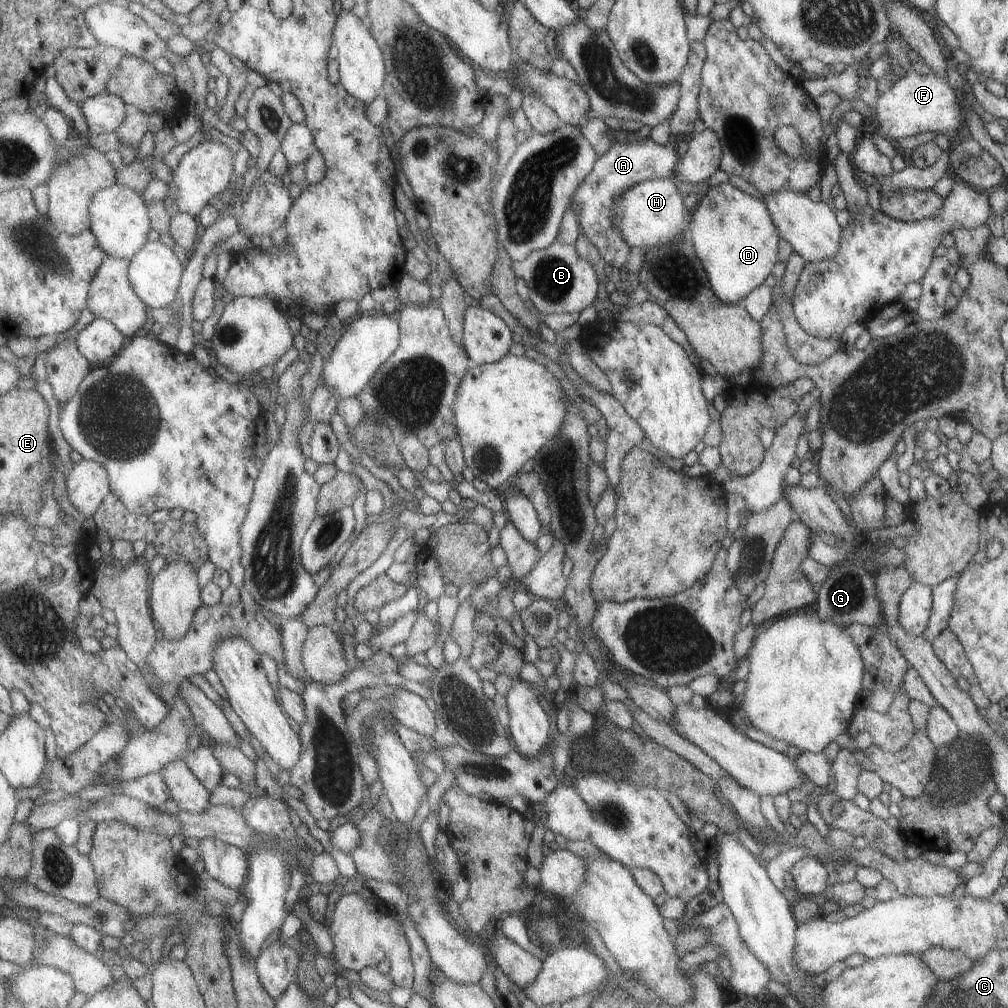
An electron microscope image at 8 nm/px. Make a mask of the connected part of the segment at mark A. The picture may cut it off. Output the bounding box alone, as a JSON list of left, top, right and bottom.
[570,133,678,269]

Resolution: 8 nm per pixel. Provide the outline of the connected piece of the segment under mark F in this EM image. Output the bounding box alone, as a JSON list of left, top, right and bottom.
[872,70,962,143]

